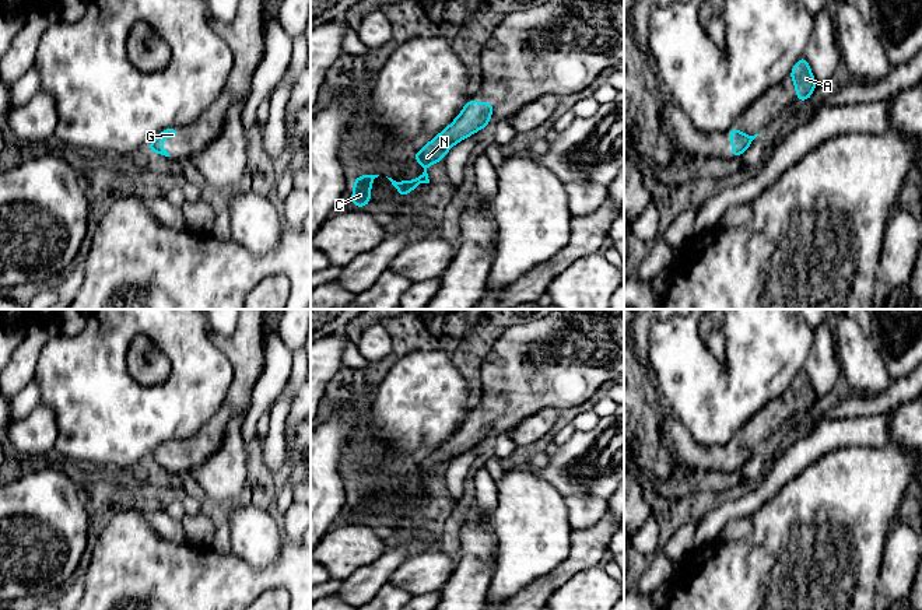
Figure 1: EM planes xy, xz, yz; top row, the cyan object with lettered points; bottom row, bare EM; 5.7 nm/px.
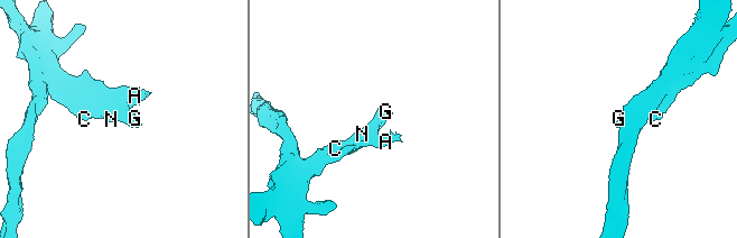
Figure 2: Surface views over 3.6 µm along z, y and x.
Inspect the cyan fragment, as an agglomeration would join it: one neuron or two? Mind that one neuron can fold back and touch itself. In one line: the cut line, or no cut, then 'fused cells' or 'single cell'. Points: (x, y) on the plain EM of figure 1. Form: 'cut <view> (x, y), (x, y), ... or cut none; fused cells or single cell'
cut none; single cell

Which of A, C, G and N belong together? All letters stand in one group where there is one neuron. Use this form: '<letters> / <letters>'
A C G N

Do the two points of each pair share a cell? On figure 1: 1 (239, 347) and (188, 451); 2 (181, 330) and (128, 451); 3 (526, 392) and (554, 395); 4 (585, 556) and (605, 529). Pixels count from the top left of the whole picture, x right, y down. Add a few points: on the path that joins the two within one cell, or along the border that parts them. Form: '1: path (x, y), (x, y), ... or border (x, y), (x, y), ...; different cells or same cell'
1: path (241, 374), (238, 398), (214, 427); same cell
2: path (181, 360), (181, 391), (150, 421); same cell
3: path (533, 392), (547, 392); same cell
4: path (586, 549), (598, 536); same cell

